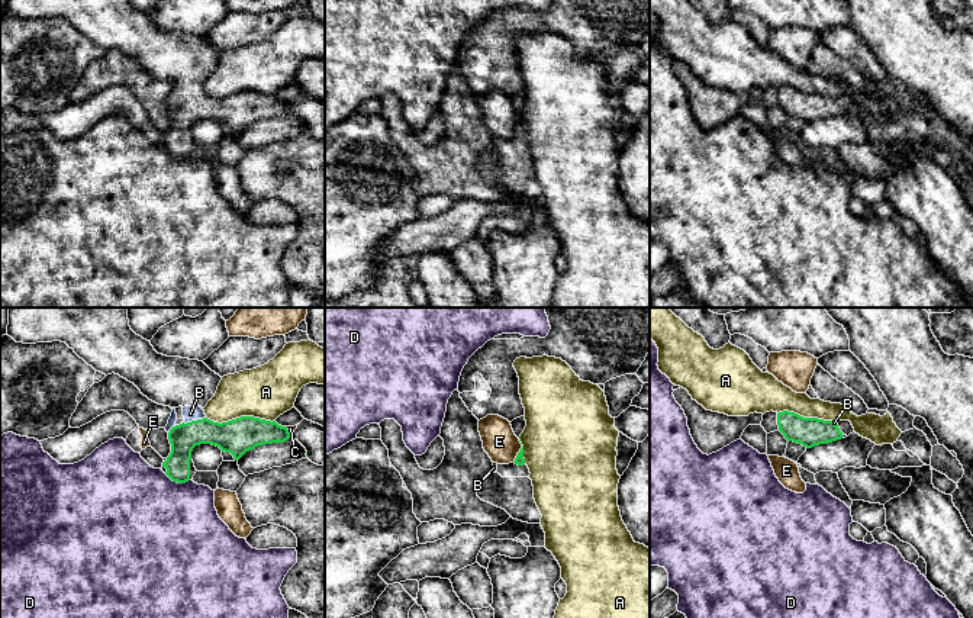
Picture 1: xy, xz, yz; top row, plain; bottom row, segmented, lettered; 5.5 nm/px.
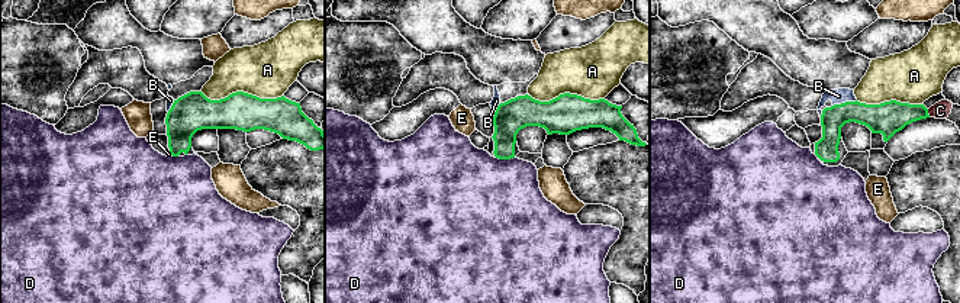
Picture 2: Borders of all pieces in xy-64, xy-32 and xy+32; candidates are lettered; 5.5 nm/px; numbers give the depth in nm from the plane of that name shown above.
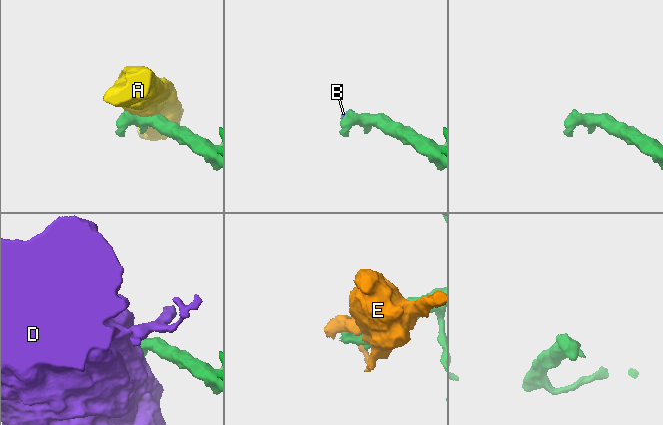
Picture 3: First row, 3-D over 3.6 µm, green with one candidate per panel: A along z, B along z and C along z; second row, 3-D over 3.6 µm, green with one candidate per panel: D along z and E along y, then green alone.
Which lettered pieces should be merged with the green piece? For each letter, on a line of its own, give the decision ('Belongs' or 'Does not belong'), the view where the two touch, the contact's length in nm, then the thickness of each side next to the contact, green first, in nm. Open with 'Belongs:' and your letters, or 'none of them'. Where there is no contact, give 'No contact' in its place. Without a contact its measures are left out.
Belongs: B
A: Does not belong. Touches green in xy. Shared border 380 nm. Thickness 190 nm (green) against 300 nm
B: Belongs. Touches green in xy. Shared border 130 nm. Thickness 190 nm (green) against 80 nm
C: Does not belong. Touches green in xy. Shared border 70 nm. Thickness 190 nm (green) against 30 nm
D: Does not belong. Touches green in xy. Shared border 150 nm. Thickness 160 nm (green) against 500 nm
E: Does not belong. Touches green in xz. Shared border 130 nm. Thickness 60 nm (green) against 190 nm

